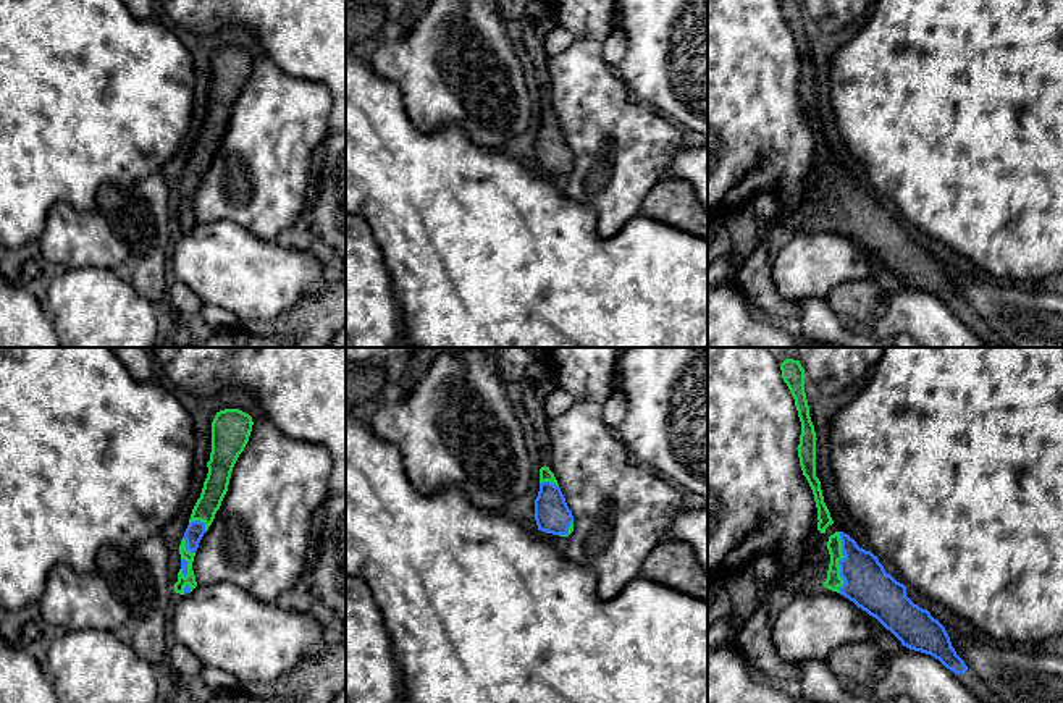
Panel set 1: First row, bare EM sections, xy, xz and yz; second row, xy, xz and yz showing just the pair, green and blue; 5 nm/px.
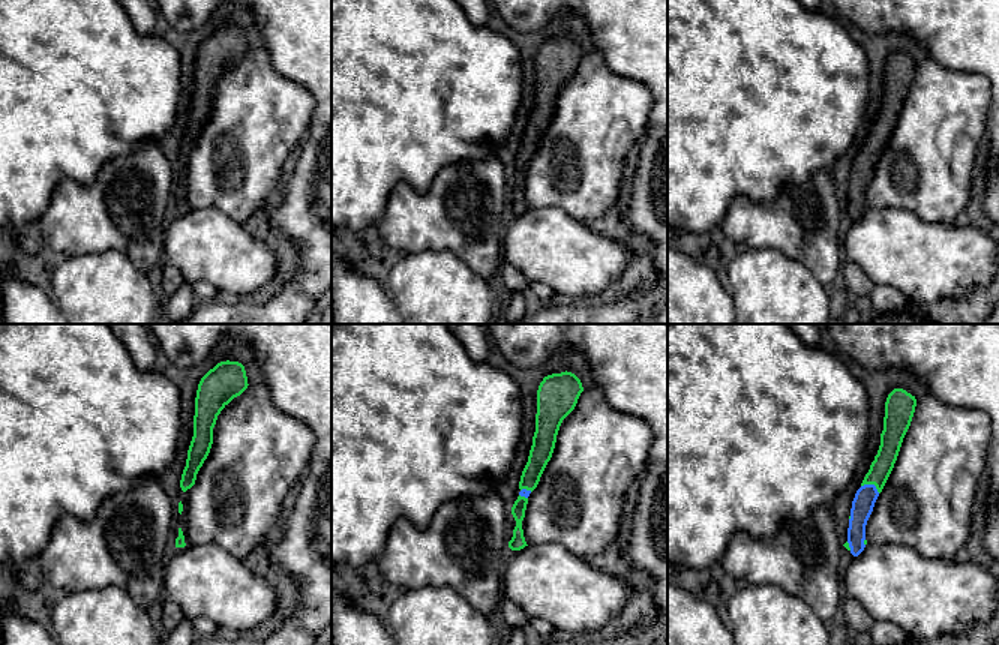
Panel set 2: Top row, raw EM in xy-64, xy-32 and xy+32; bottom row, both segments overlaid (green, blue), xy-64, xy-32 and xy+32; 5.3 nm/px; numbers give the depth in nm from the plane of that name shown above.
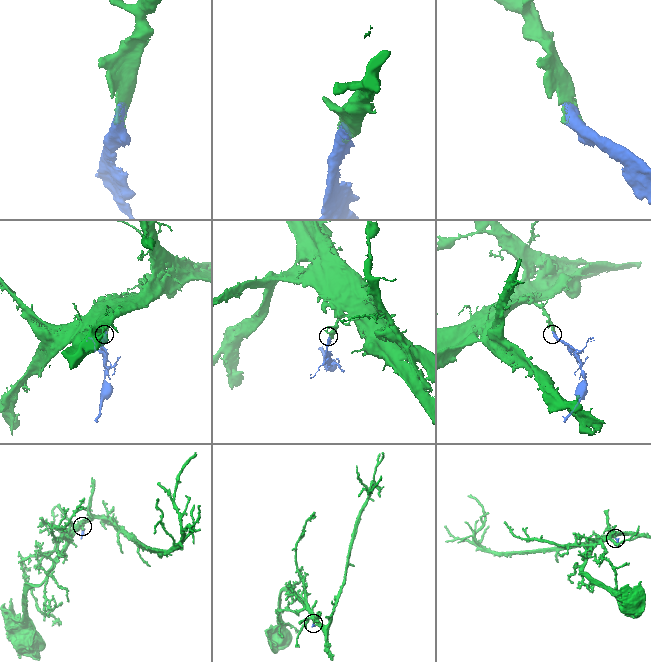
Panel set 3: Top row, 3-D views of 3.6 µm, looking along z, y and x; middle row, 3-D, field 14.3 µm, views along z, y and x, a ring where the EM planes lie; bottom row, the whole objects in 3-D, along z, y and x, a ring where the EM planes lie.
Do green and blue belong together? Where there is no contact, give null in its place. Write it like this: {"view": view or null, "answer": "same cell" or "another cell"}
{"view": "yz", "answer": "same cell"}

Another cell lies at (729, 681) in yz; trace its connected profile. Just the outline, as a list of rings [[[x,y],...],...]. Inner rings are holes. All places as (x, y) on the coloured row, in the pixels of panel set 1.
[[[738,645],[708,651],[708,703],[793,703],[784,690],[754,680]]]

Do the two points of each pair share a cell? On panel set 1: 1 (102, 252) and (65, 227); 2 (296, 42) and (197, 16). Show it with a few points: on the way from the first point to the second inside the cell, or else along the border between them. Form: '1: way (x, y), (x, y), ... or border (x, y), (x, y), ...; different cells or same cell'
1: way (92, 243), (75, 236); same cell
2: way (272, 18), (222, 16); same cell

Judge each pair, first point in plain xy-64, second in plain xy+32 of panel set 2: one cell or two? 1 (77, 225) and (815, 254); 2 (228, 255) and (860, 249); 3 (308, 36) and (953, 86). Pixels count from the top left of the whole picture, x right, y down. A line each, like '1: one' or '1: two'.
1: one
2: one
3: two

